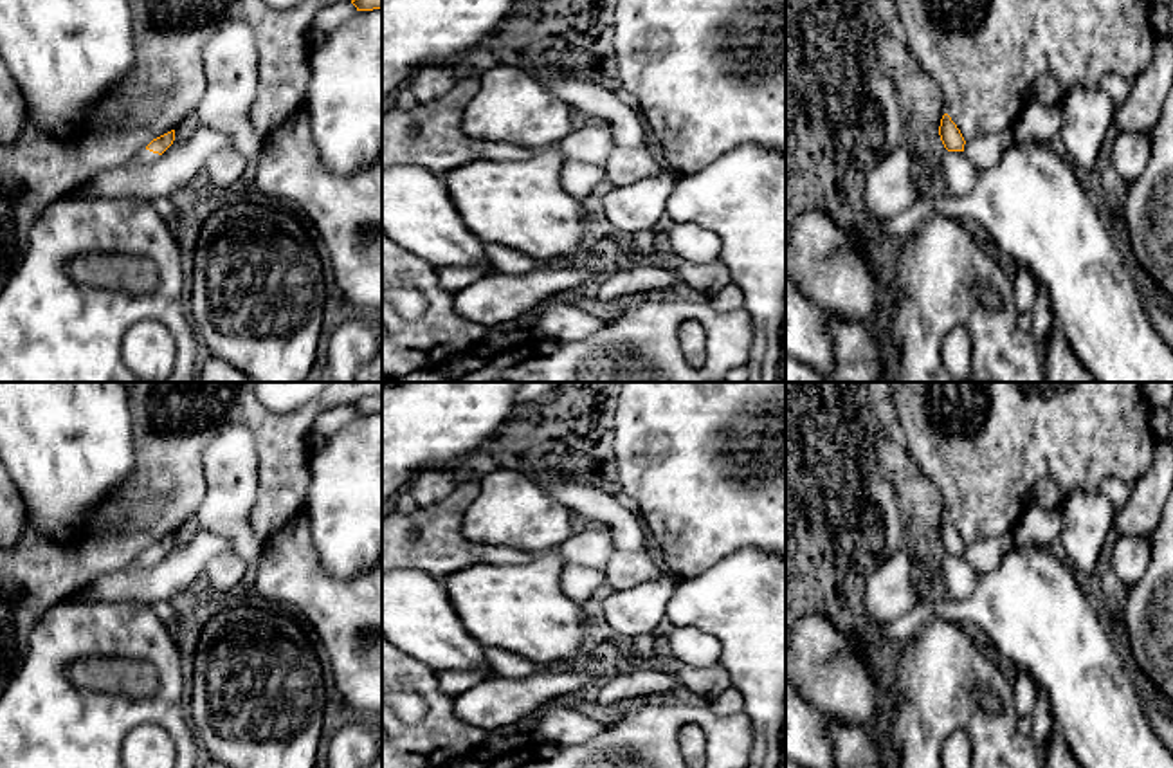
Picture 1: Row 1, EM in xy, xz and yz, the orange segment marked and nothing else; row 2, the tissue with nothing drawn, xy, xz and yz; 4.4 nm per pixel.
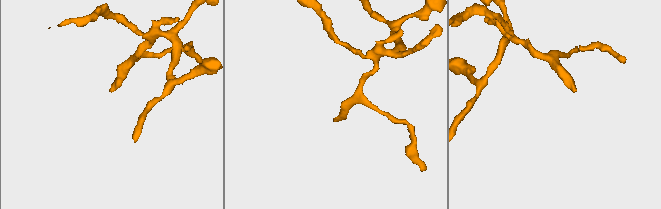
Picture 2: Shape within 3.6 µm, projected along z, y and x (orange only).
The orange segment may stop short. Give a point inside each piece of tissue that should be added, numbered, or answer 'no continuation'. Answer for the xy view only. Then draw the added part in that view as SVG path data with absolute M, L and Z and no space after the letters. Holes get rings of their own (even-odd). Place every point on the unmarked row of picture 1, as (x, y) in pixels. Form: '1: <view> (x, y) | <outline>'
1: xy (145, 559) | M141 553L133 562L135 562L135 566L139 566L139 568L151 568L151 566L155 566L157 562L159 562L160 559L159 557L153 557L153 555L150 555L150 553Z

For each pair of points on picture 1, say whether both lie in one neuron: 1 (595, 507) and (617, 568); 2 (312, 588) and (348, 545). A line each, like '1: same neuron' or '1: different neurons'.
1: same neuron
2: different neurons

